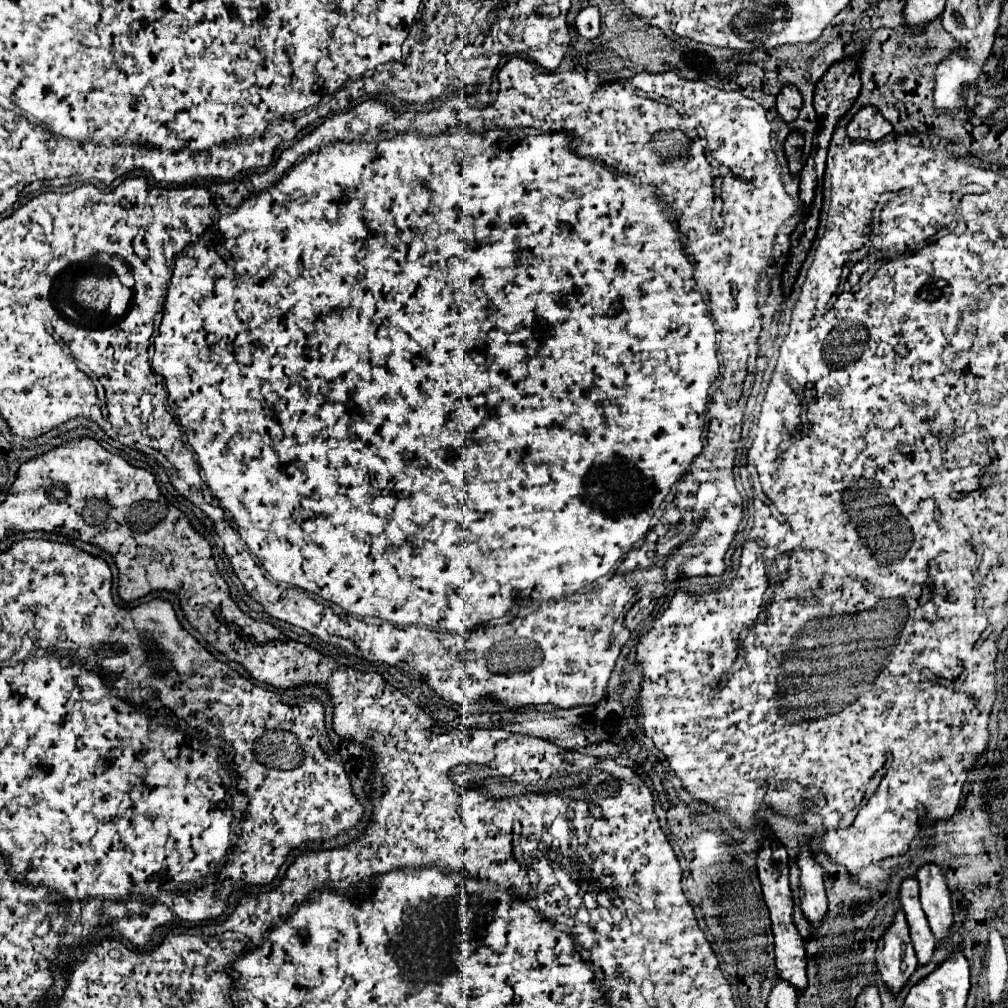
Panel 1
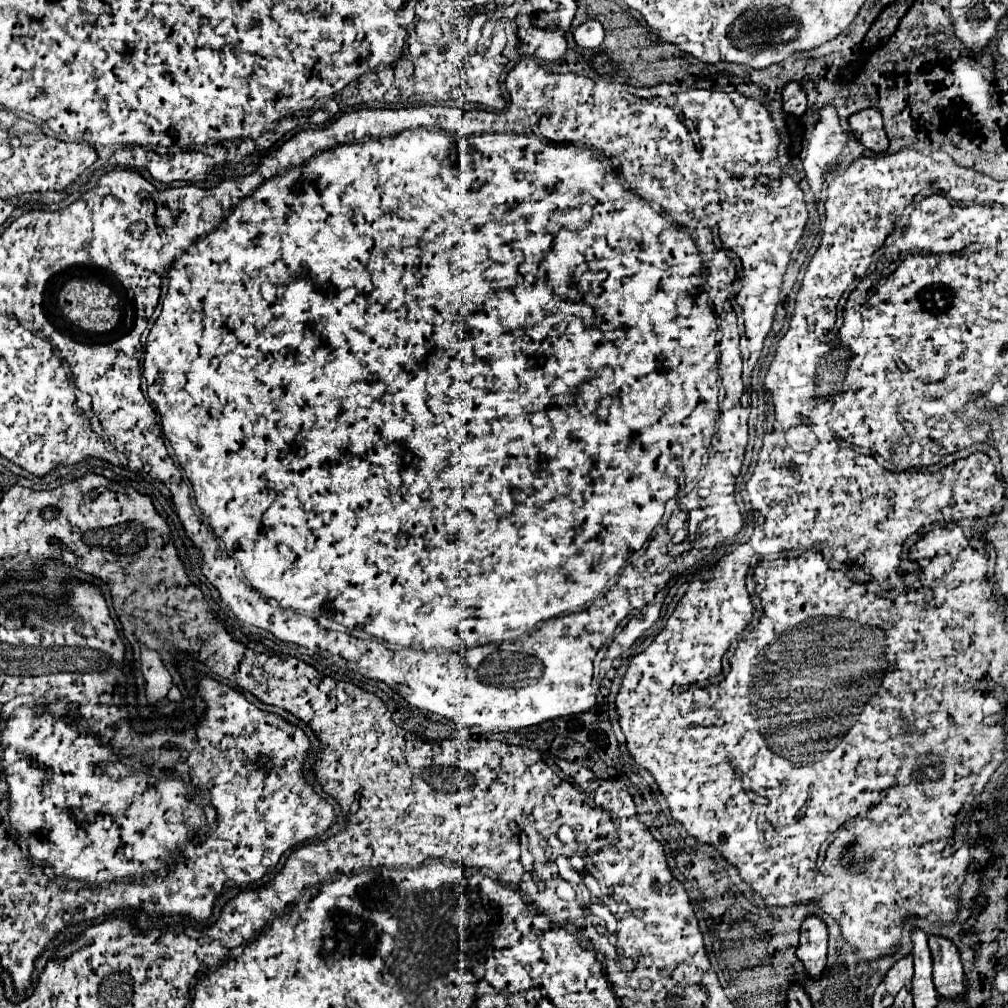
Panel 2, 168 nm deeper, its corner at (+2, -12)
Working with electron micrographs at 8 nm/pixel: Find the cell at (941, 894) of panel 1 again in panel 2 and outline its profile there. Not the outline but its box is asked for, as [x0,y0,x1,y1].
[928,936,964,998]

